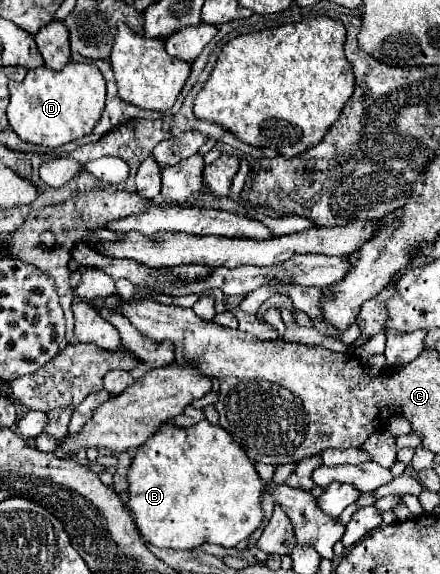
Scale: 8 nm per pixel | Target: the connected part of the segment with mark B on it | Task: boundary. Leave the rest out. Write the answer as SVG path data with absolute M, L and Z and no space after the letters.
M207 419L191 425L191 427L177 427L173 425L171 421L169 423L163 423L159 425L157 433L153 433L141 447L137 447L135 455L133 455L133 461L127 469L127 509L131 511L131 517L141 533L141 537L149 543L149 545L155 545L155 547L171 547L171 549L193 549L201 543L217 543L217 545L223 545L223 547L235 547L239 541L243 541L245 537L249 537L263 521L263 511L261 511L261 479L259 479L259 473L255 471L255 465L249 461L249 457L243 453L243 449L239 449L239 445L235 445L235 441L231 439L231 435L221 429L219 425L211 425Z

